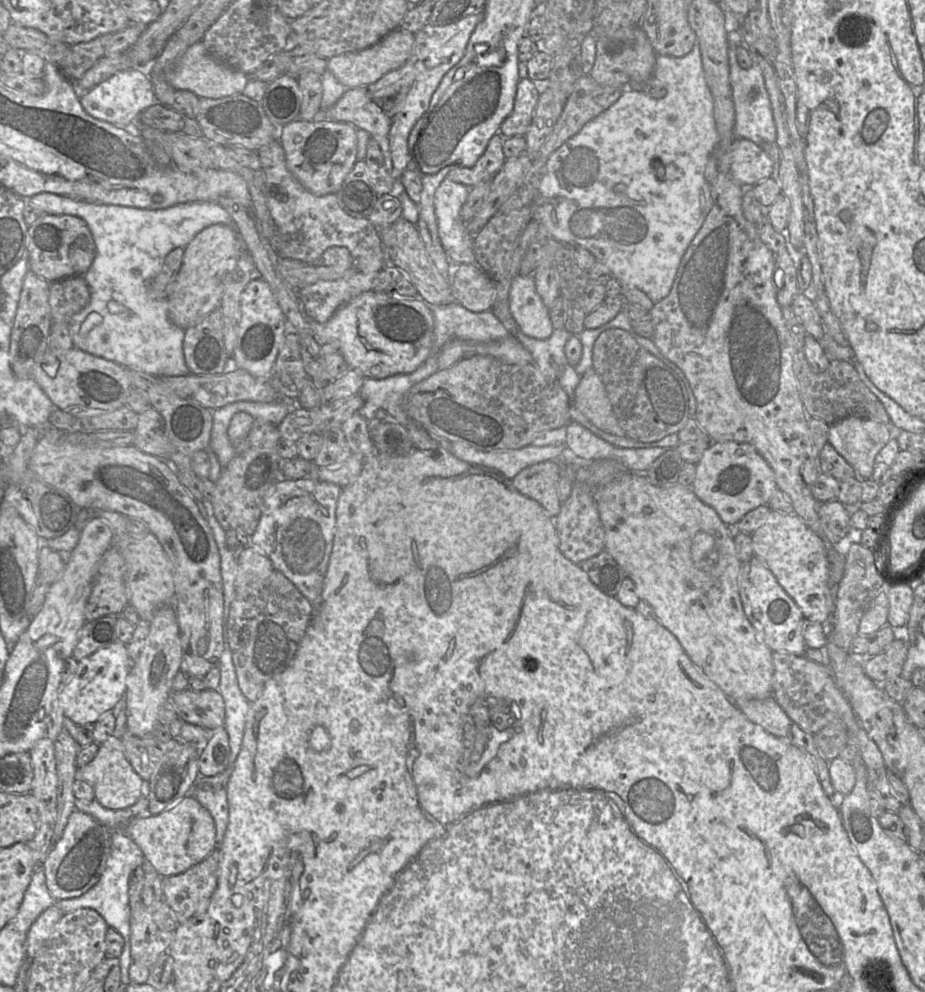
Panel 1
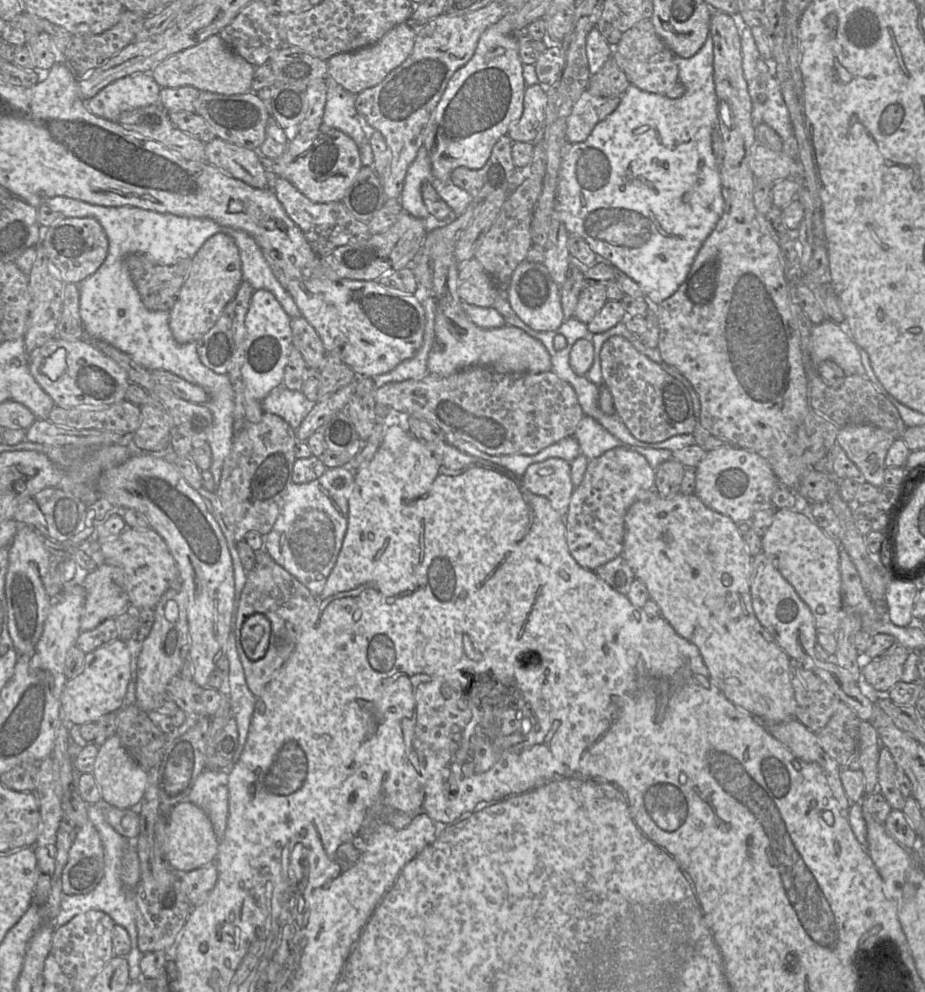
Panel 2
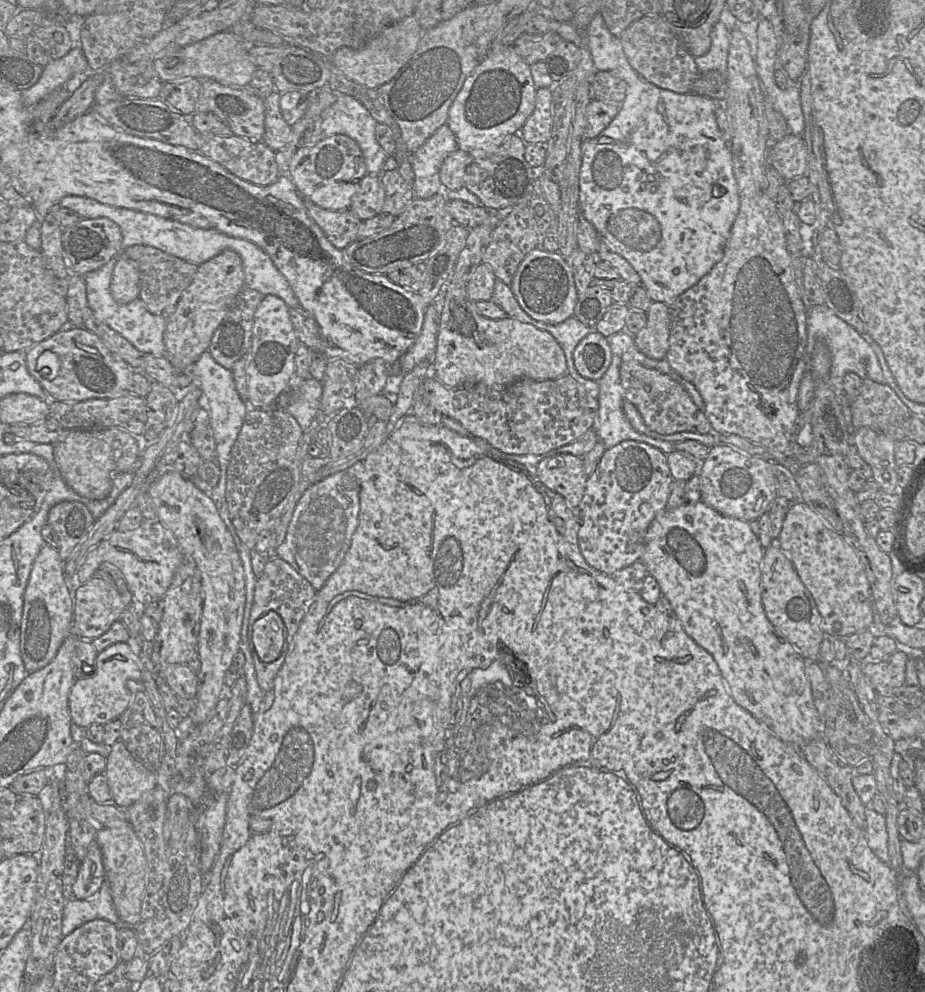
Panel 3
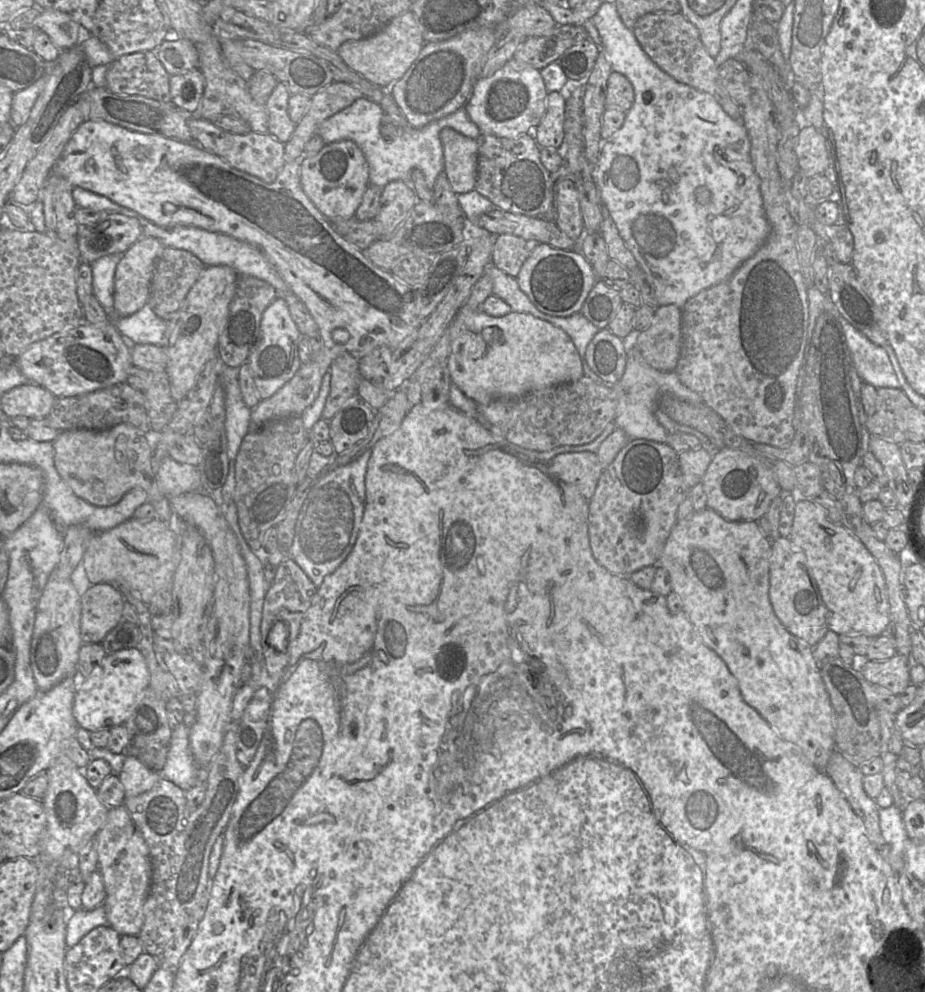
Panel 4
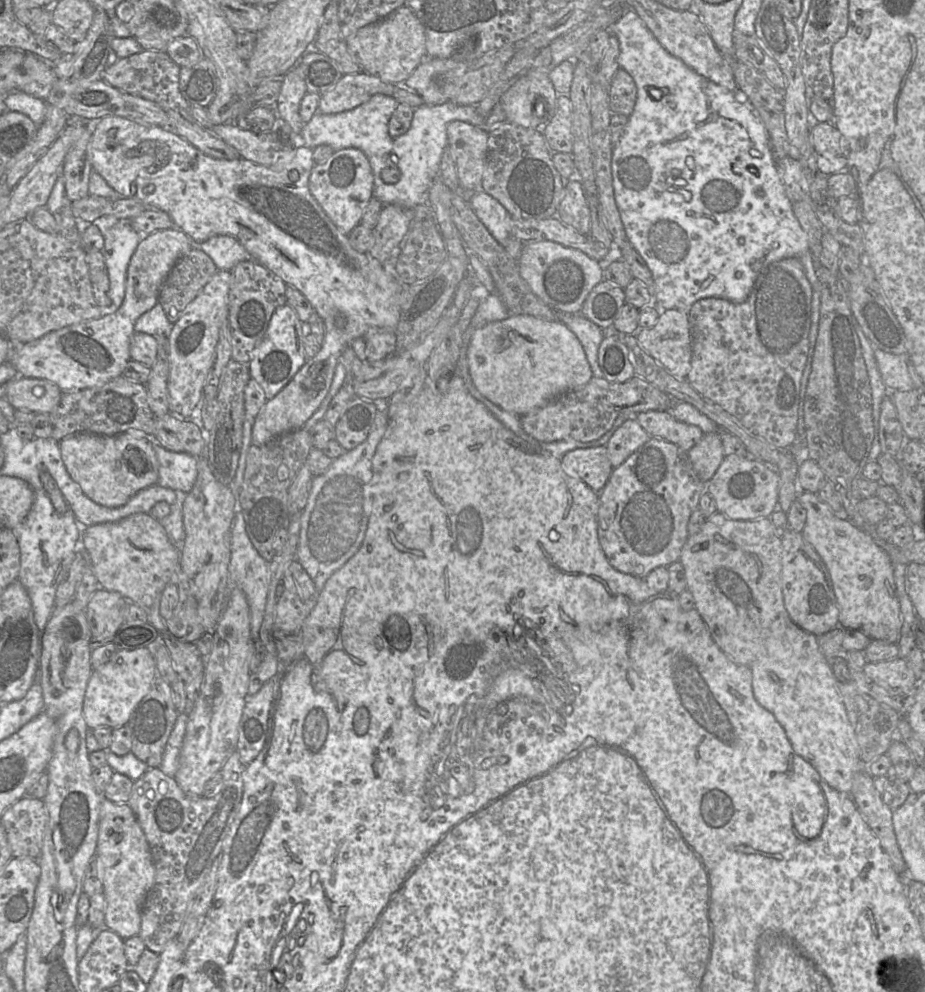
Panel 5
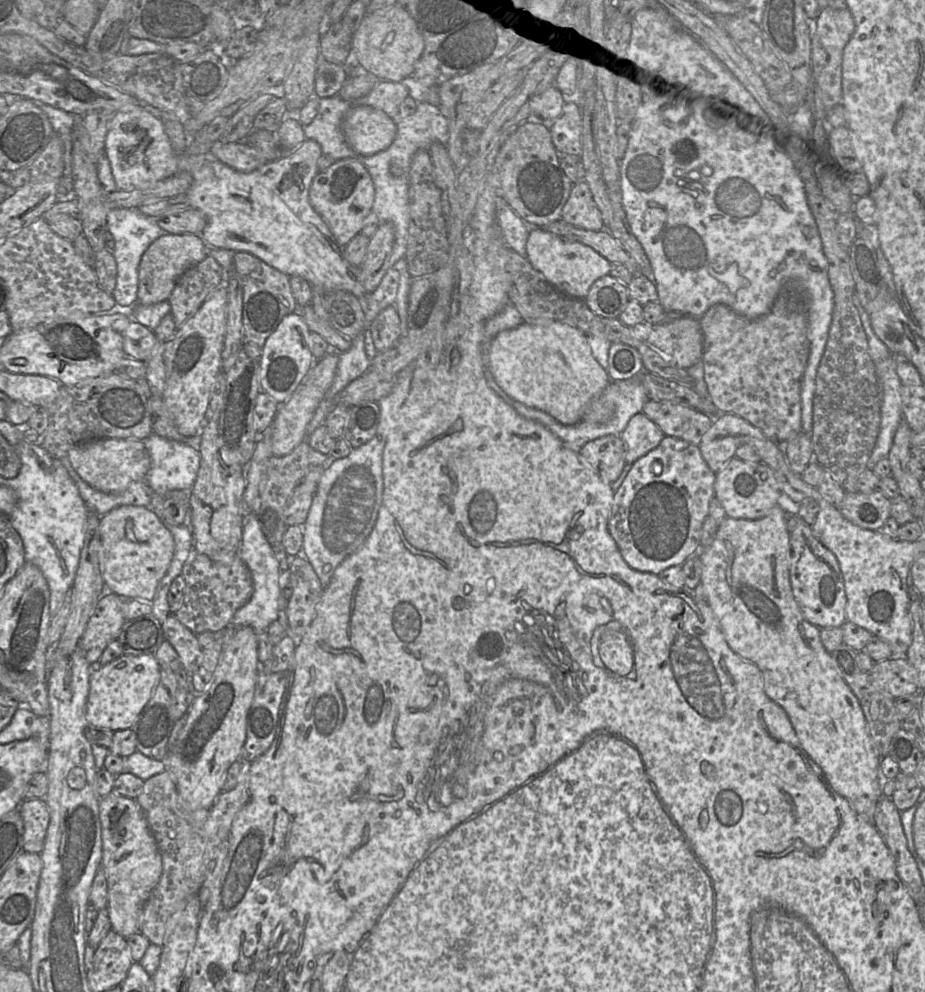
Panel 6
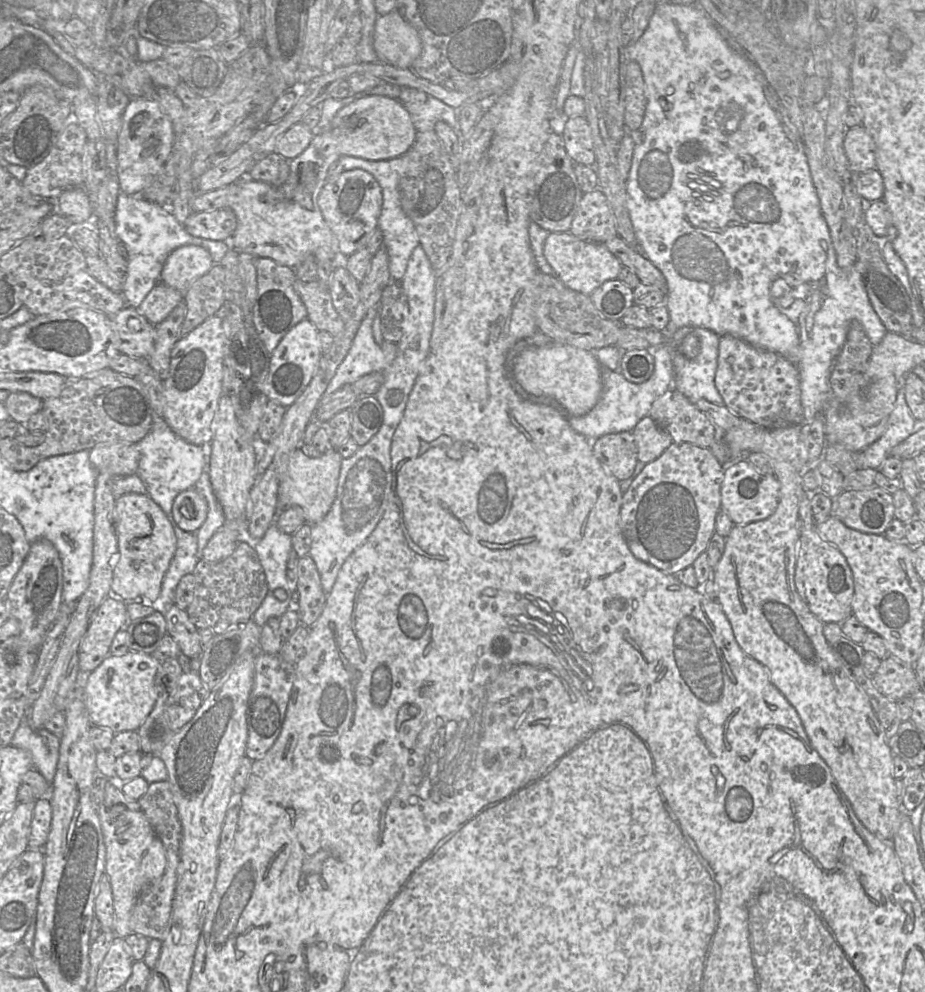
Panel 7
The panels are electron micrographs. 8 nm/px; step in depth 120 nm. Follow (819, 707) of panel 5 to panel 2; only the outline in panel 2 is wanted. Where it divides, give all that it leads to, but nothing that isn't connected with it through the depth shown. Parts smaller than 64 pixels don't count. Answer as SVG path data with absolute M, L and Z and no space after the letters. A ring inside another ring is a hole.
M654 491L654 496L634 502L626 513L626 535L622 556L631 566L635 578L641 579L647 586L650 599L654 600L661 609L661 615L675 631L693 643L700 651L712 678L721 692L736 706L751 714L762 723L776 723L794 718L795 697L790 674L790 657L777 644L771 634L761 625L752 606L750 593L750 577L752 573L752 556L749 554L744 537L735 523L727 515L721 514L707 507L701 499L694 494L679 493L674 497L663 497Z

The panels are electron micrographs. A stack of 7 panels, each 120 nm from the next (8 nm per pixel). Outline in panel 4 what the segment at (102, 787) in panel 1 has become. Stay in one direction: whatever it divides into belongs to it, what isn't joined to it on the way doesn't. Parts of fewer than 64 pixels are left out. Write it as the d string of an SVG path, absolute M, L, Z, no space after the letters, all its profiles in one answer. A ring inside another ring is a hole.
M127 755L118 777L124 786L126 797L134 797L150 790L161 775Z

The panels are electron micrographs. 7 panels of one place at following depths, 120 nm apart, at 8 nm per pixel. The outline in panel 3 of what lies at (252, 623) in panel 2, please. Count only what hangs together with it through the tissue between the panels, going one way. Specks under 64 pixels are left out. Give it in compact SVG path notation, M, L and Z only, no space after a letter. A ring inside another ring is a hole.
M268 612L248 627L249 642L252 642L258 658L265 663L279 657L283 646L285 627L276 612Z

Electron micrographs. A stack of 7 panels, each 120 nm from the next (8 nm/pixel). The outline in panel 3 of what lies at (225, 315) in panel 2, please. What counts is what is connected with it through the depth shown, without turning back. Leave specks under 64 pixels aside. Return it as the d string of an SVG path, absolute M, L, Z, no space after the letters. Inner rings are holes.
M244 286L234 304L212 336L208 352L221 366L232 370L243 356L248 356L256 309L264 295Z

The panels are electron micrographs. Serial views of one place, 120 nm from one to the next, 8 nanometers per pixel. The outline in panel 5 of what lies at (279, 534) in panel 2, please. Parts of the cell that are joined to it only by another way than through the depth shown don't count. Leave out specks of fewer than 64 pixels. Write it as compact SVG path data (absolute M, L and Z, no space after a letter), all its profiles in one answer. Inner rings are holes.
M379 399L373 400L373 402L377 405L378 412L368 438L355 449L346 451L340 457L334 459L325 473L314 476L309 498L301 515L296 560L314 582L319 590L319 596L329 578L356 554L366 535L371 513L372 459L389 424L388 400Z

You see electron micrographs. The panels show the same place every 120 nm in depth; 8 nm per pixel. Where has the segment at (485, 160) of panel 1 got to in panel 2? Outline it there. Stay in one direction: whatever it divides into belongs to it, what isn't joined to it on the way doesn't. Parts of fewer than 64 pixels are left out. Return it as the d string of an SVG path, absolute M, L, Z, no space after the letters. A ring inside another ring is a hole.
M503 135L482 168L457 167L450 174L450 182L466 190L477 202L497 190L514 190L530 174L530 166L518 168L514 164L512 144L513 140Z

